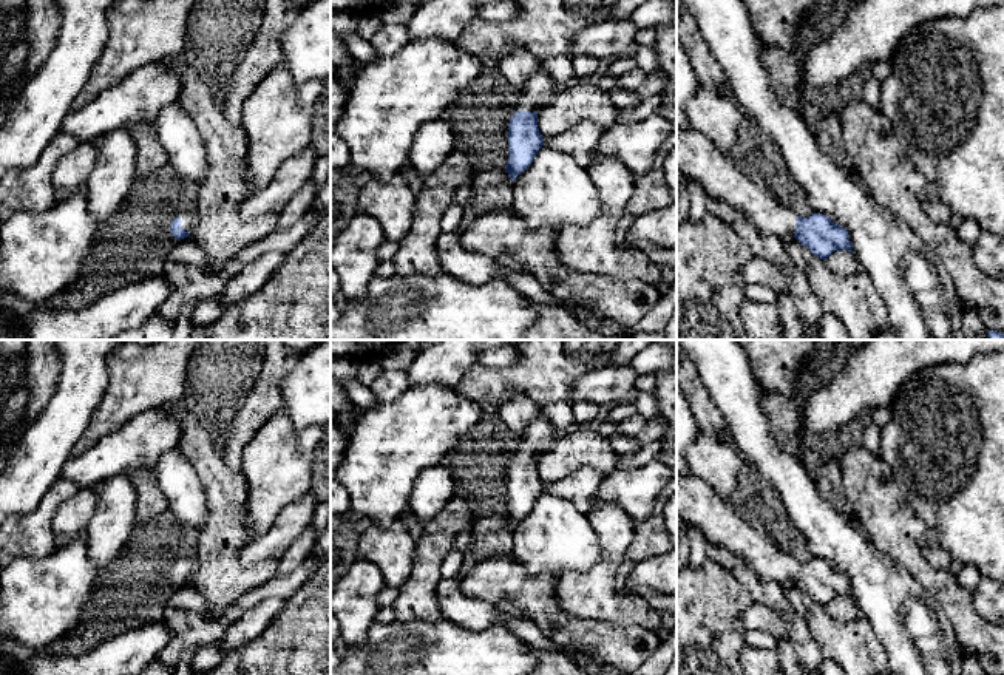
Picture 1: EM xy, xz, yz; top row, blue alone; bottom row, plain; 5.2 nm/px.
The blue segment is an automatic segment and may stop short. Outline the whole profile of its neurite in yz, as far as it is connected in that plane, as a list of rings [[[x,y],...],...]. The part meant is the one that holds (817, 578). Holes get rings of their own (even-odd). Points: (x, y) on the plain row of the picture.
[[[677,473],[677,513],[697,525],[715,547],[746,561],[761,579],[780,585],[794,582],[814,602],[826,605],[834,596],[853,599],[848,578],[822,559],[797,562],[768,534],[758,533],[703,479]]]

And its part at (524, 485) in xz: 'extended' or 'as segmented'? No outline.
extended

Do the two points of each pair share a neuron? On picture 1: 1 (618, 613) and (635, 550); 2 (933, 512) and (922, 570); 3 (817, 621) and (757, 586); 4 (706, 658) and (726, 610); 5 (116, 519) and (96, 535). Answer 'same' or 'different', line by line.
1: different
2: different
3: different
4: same
5: same

